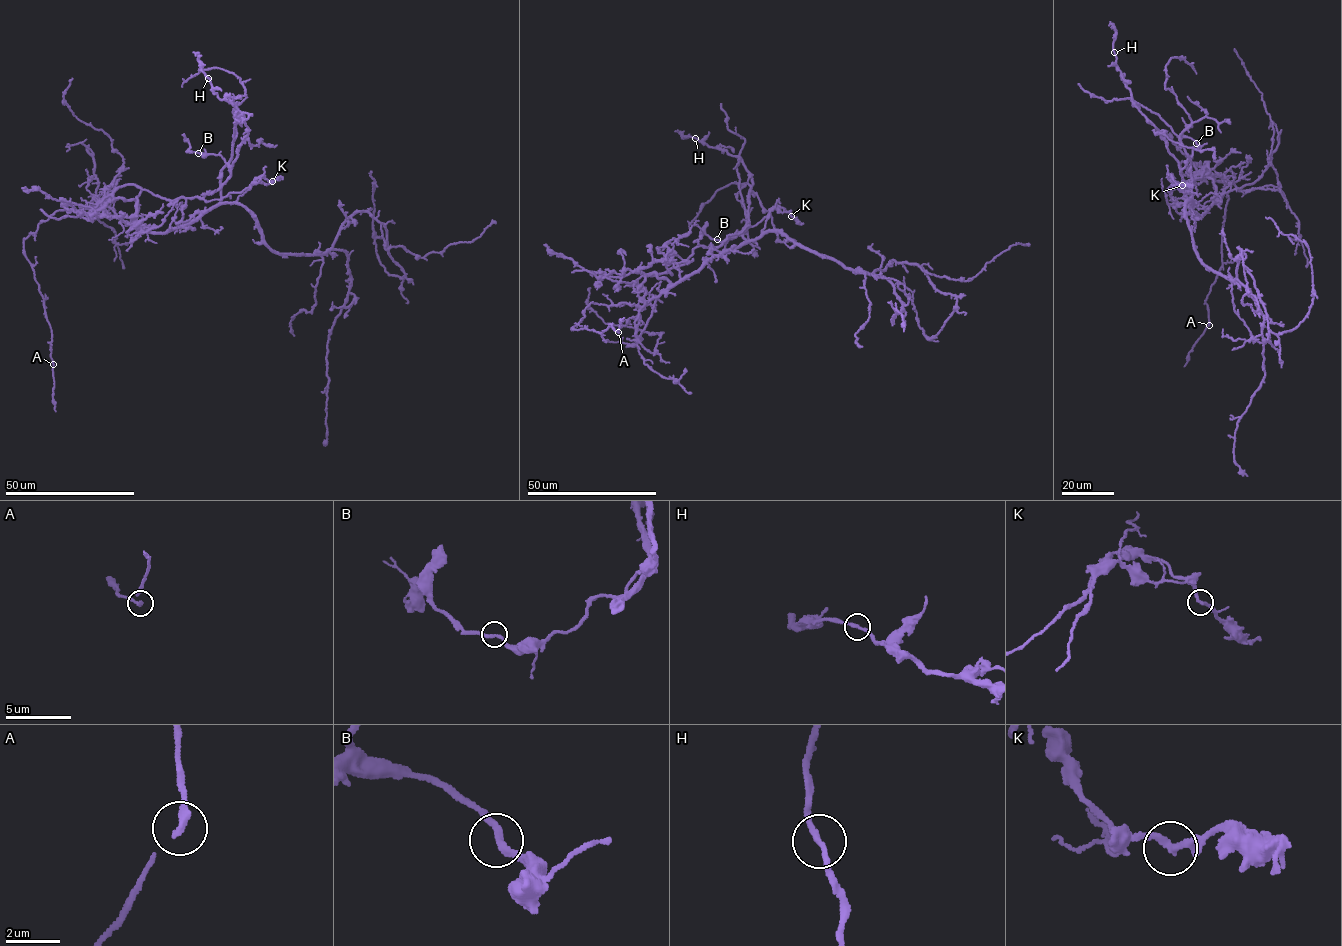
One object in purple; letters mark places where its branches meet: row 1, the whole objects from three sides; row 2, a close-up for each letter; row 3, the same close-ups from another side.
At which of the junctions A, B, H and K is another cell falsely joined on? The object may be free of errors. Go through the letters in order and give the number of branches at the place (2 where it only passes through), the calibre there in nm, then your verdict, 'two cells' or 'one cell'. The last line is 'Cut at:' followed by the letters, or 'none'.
A: 2 branches meet; 240 nm thick; one cell
B: 2 branches meet; 240 nm thick; one cell
H: 2 branches meet; 240 nm thick; one cell
K: 2 branches meet; 240 nm thick; one cell
Cut at: none

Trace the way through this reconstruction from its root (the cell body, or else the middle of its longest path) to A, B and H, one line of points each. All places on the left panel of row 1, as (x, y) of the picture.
A: (246, 209), (216, 204), (162, 232), (102, 207), (42, 221), (24, 254), (53, 364)
B: (246, 209), (221, 201), (221, 170), (226, 164), (224, 159), (220, 155), (198, 153)
H: (246, 209), (223, 203), (220, 192), (221, 170), (231, 158), (234, 125), (241, 113), (218, 97), (208, 78)

